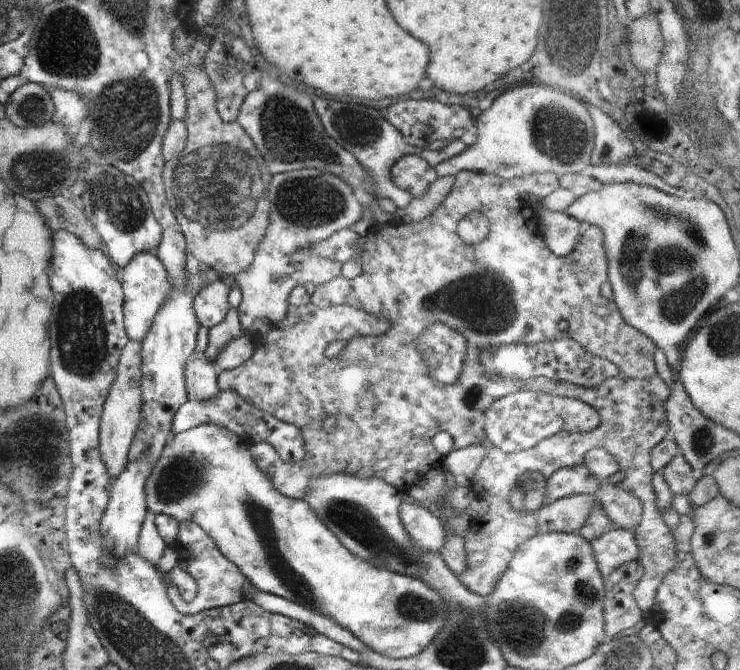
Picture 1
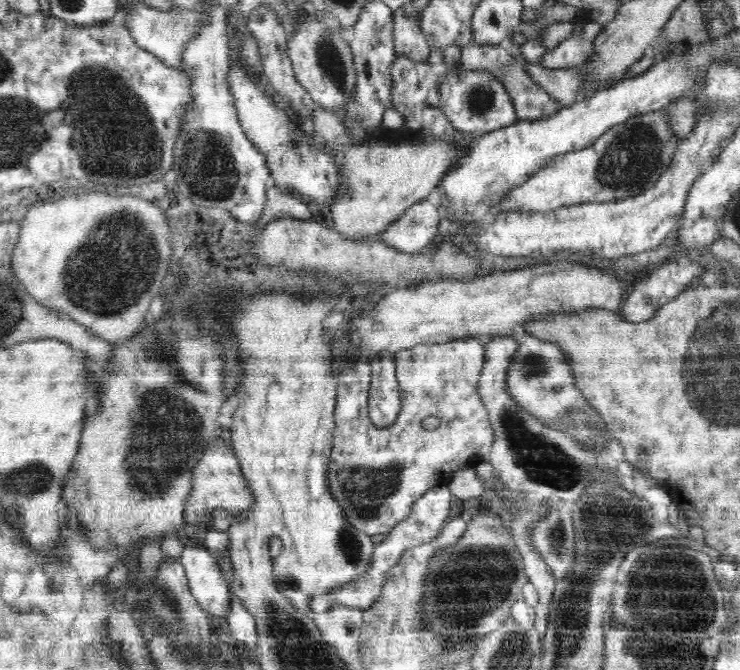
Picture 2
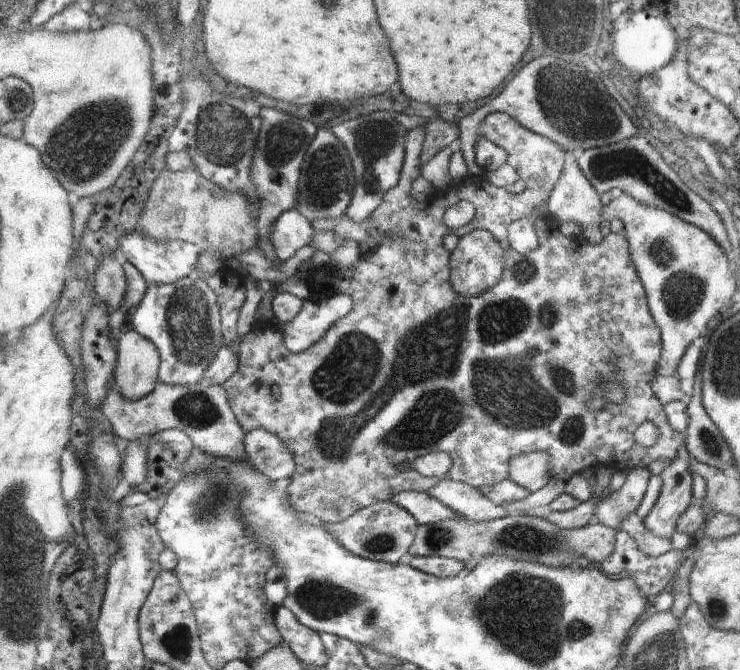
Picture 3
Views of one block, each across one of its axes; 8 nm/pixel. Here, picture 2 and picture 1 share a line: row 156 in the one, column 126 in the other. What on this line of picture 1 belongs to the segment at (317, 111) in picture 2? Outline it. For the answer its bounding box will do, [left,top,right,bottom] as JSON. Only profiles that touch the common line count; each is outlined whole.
[99,340,142,480]

